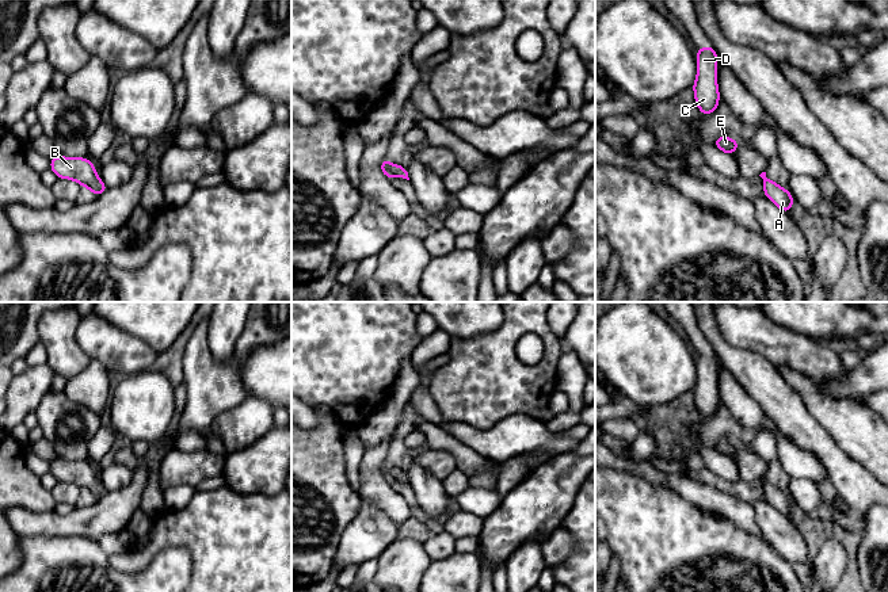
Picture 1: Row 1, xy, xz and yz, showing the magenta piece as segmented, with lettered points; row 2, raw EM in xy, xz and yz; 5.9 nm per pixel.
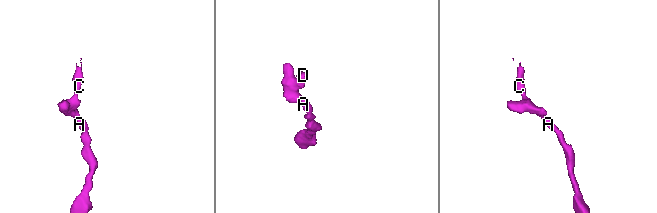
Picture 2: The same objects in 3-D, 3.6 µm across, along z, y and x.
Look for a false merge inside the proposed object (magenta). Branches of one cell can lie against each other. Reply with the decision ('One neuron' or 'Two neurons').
One neuron

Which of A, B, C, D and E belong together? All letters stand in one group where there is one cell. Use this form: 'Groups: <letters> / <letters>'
Groups: A B C D E

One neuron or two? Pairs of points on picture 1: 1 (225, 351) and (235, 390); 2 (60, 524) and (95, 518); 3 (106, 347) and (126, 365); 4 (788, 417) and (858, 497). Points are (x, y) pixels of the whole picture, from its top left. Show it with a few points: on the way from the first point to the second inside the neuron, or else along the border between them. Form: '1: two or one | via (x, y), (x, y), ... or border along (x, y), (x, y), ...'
1: two | border along (208, 336), (210, 354), (218, 361), (231, 362)
2: one | via (68, 524), (87, 522)
3: one | via (111, 350), (121, 359)
4: one | via (810, 432), (853, 476)

